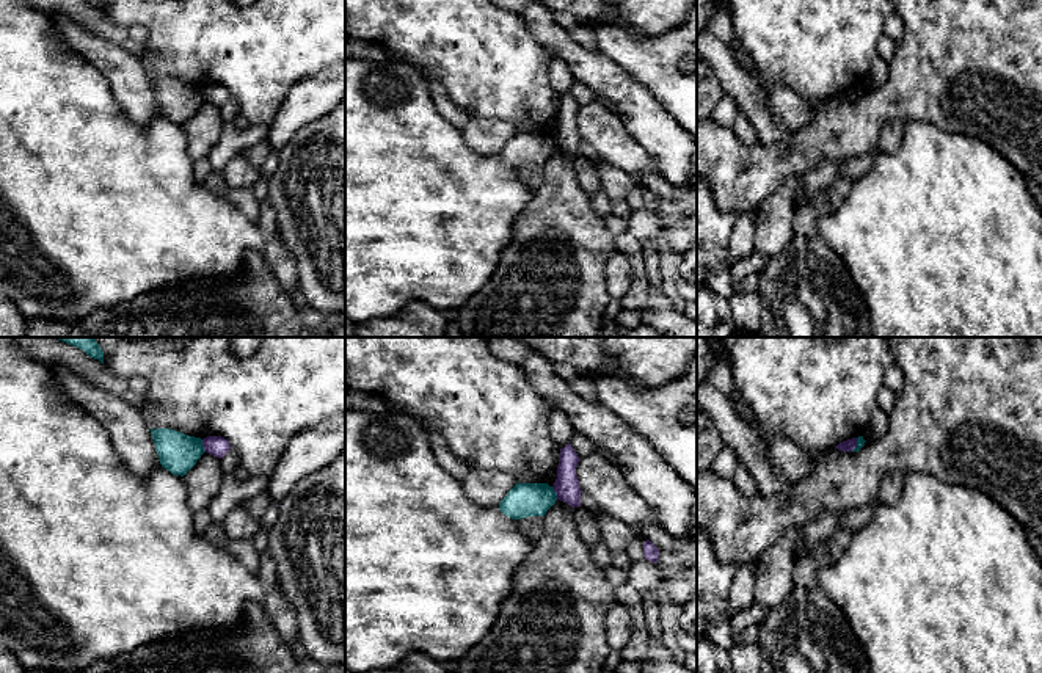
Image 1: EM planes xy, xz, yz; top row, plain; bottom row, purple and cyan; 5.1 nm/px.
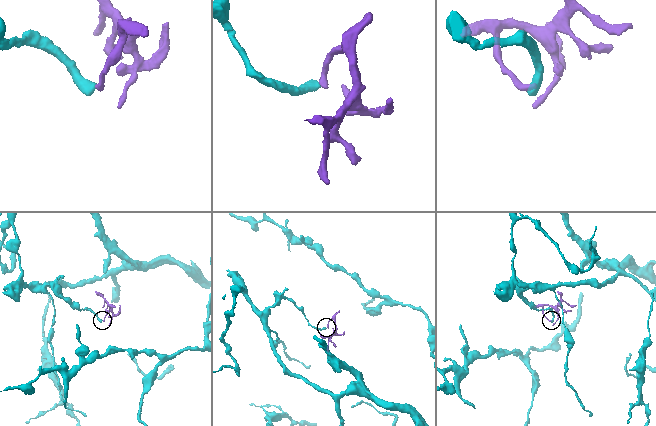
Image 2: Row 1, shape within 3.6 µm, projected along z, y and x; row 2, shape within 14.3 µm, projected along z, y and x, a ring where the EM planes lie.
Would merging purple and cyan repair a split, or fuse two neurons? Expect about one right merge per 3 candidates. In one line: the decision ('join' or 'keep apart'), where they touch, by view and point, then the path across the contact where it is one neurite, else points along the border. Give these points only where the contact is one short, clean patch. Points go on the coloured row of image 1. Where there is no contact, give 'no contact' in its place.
keep apart | xy (203, 444) | along xy (201, 440), (206, 451)

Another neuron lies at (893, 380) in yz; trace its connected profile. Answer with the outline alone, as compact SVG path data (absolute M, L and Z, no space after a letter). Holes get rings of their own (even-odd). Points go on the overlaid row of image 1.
M894 364L885 372L884 386L891 389L894 394L899 394L902 391L904 372L899 366Z

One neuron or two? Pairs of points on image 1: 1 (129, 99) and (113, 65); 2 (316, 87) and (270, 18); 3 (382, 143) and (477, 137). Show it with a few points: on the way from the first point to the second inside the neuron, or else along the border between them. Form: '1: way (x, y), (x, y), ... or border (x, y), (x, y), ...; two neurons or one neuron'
1: way (129, 91), (129, 80), (121, 72); one neuron
2: border (328, 66), (303, 77), (283, 102); two neurons
3: border (460, 129), (465, 141), (476, 152), (498, 156); two neurons

